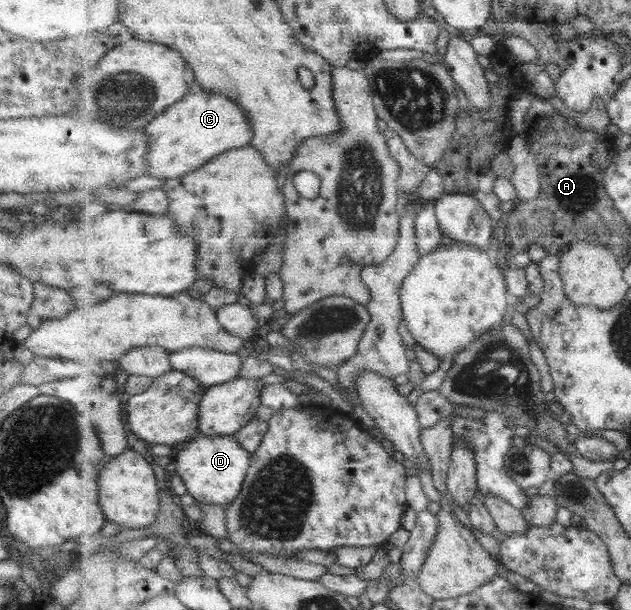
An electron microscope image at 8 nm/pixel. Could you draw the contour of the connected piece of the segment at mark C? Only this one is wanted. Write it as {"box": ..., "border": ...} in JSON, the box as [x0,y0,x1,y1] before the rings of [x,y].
{"box":[146,89,254,180],"border":[[[200,89],[151,120],[146,129],[150,137],[148,175],[164,180],[181,178],[199,170],[216,156],[248,145],[254,138],[249,116],[238,103],[222,94]]]}

